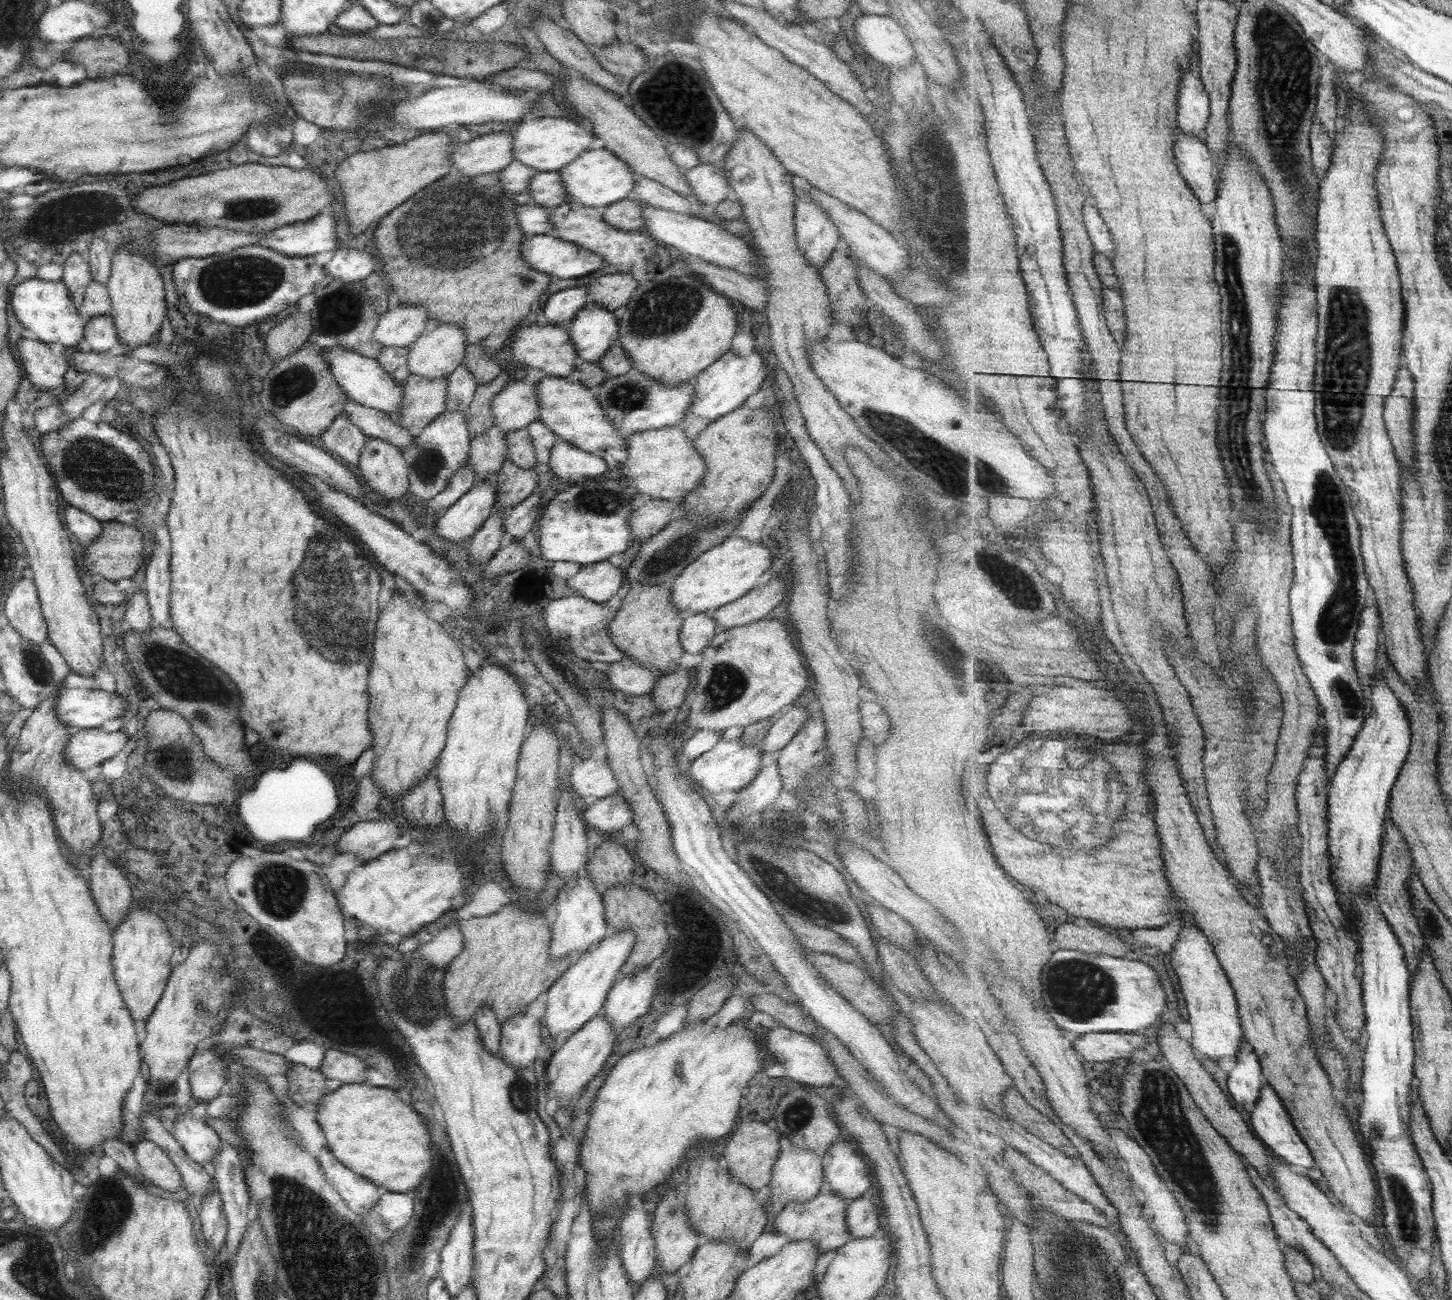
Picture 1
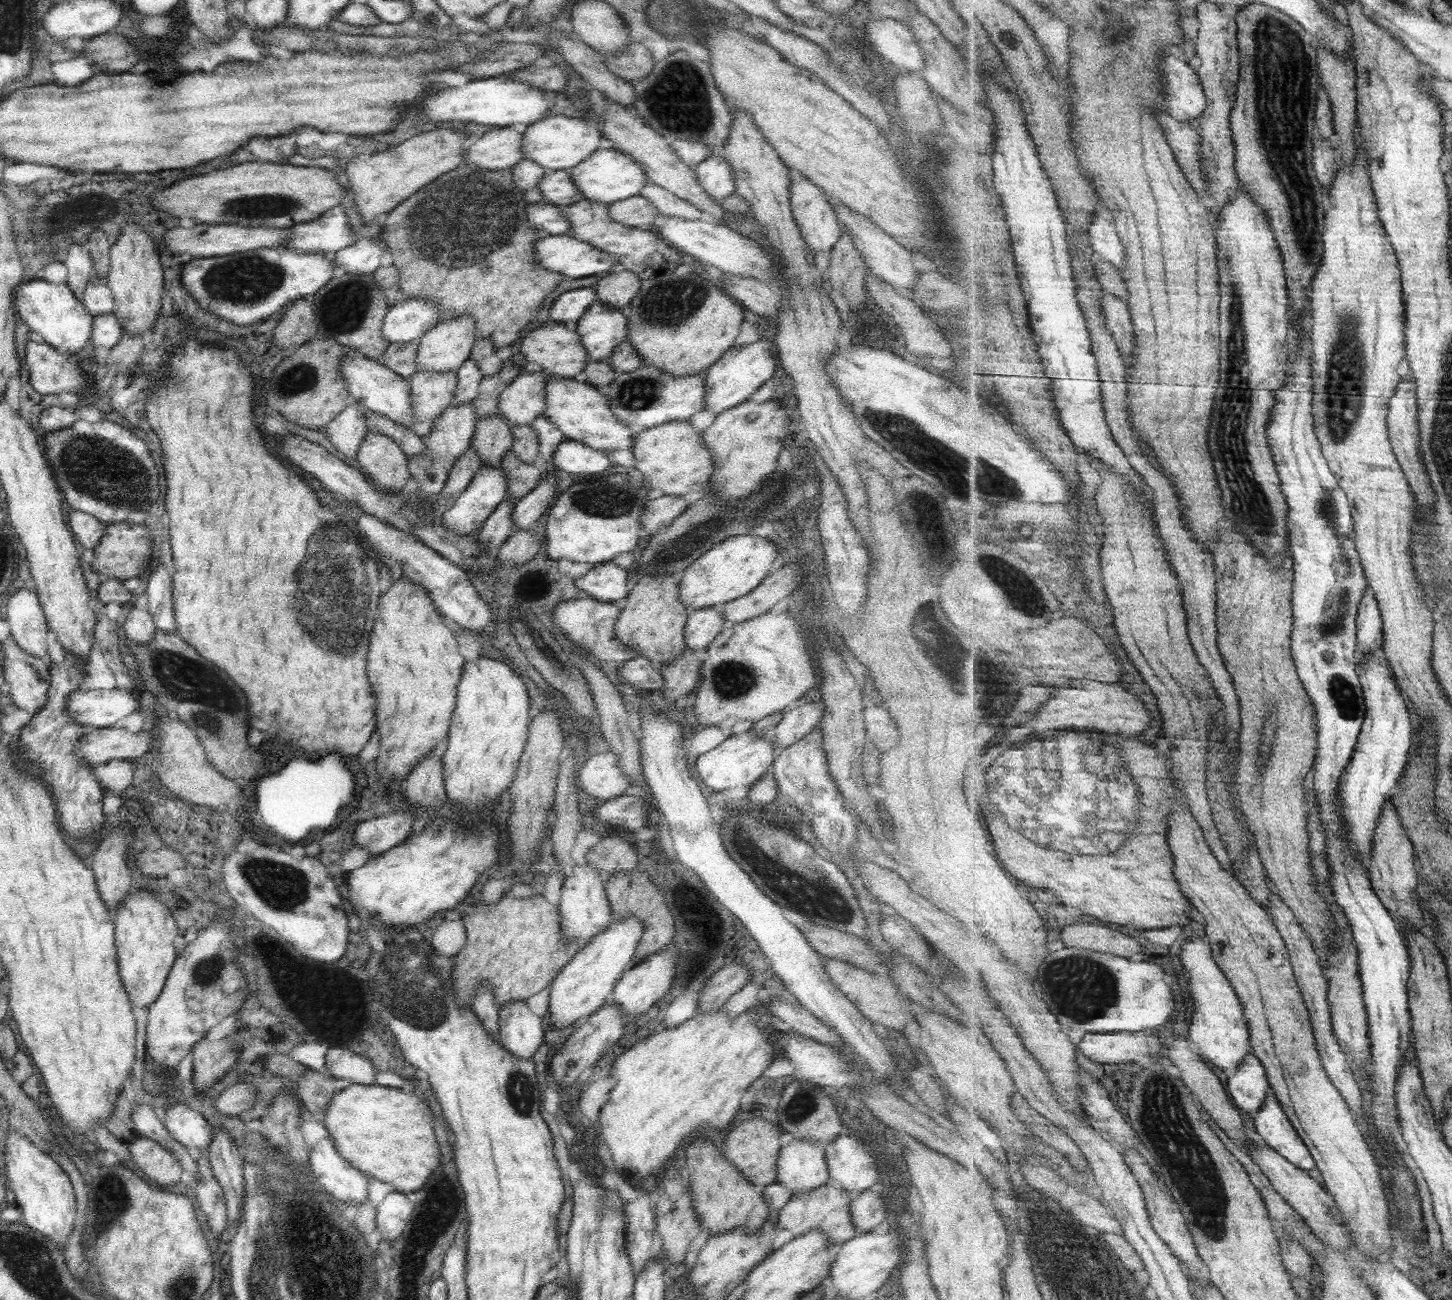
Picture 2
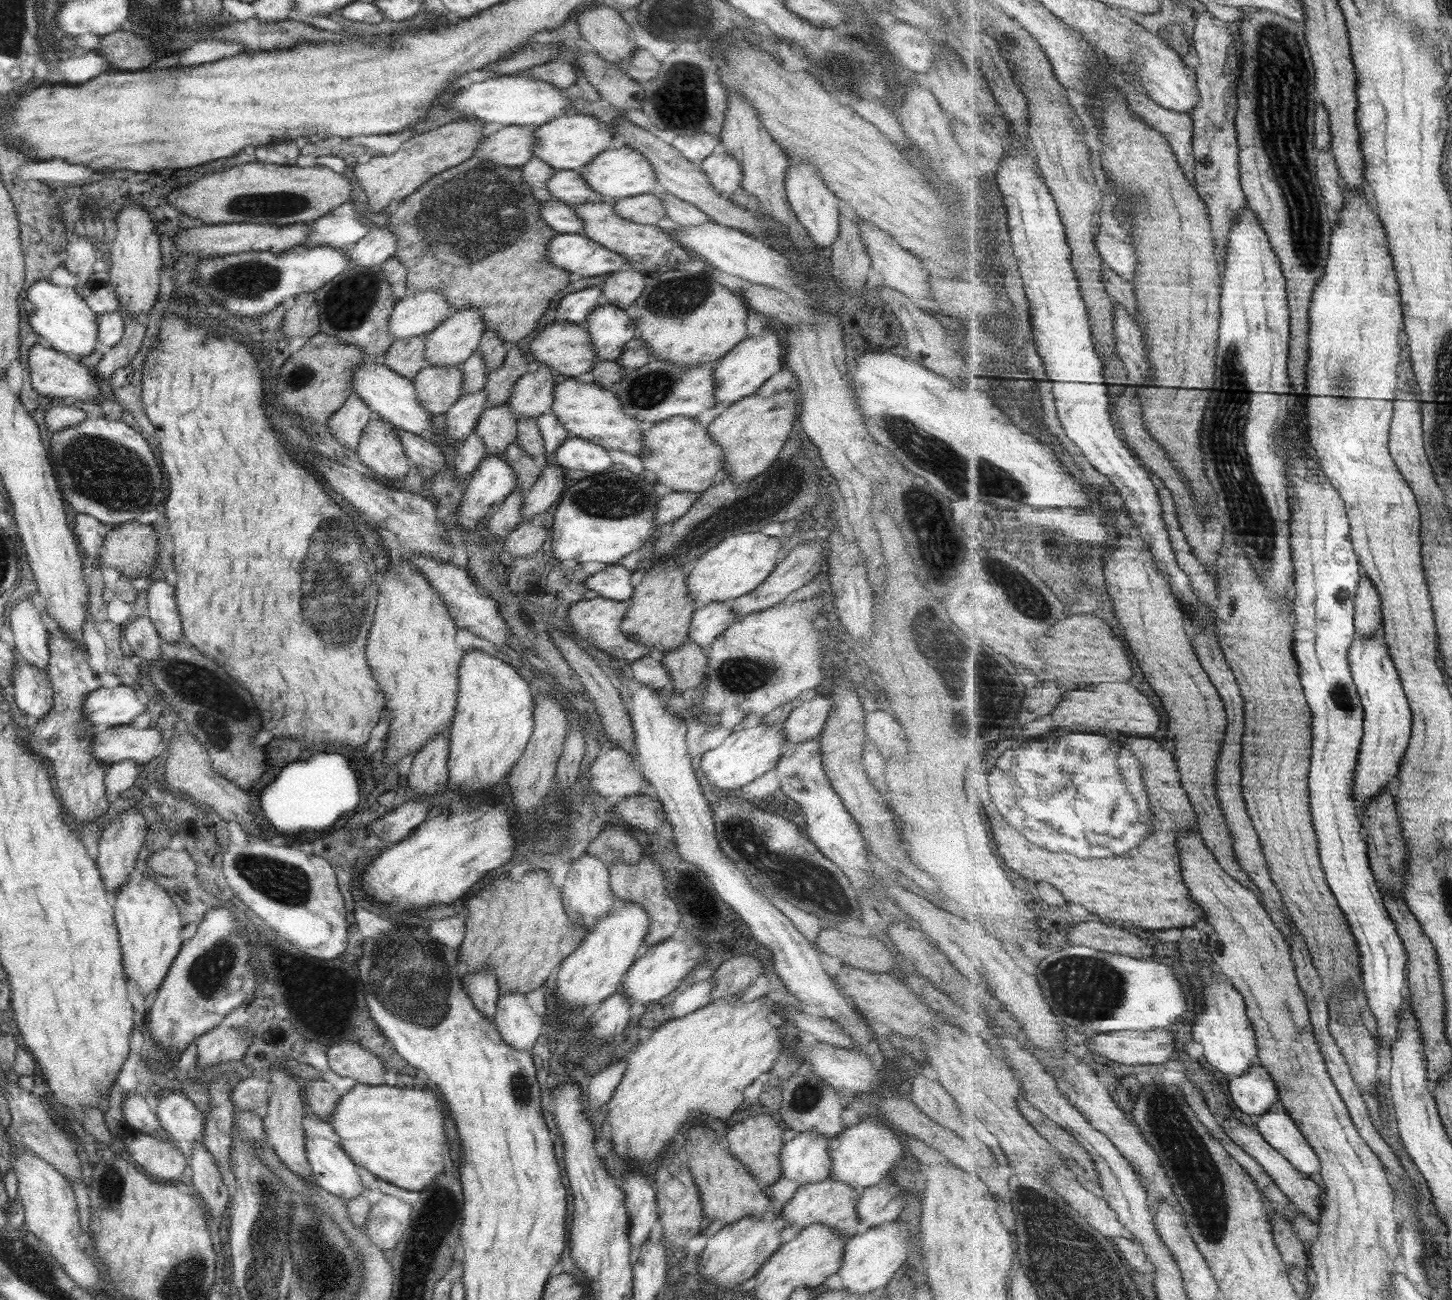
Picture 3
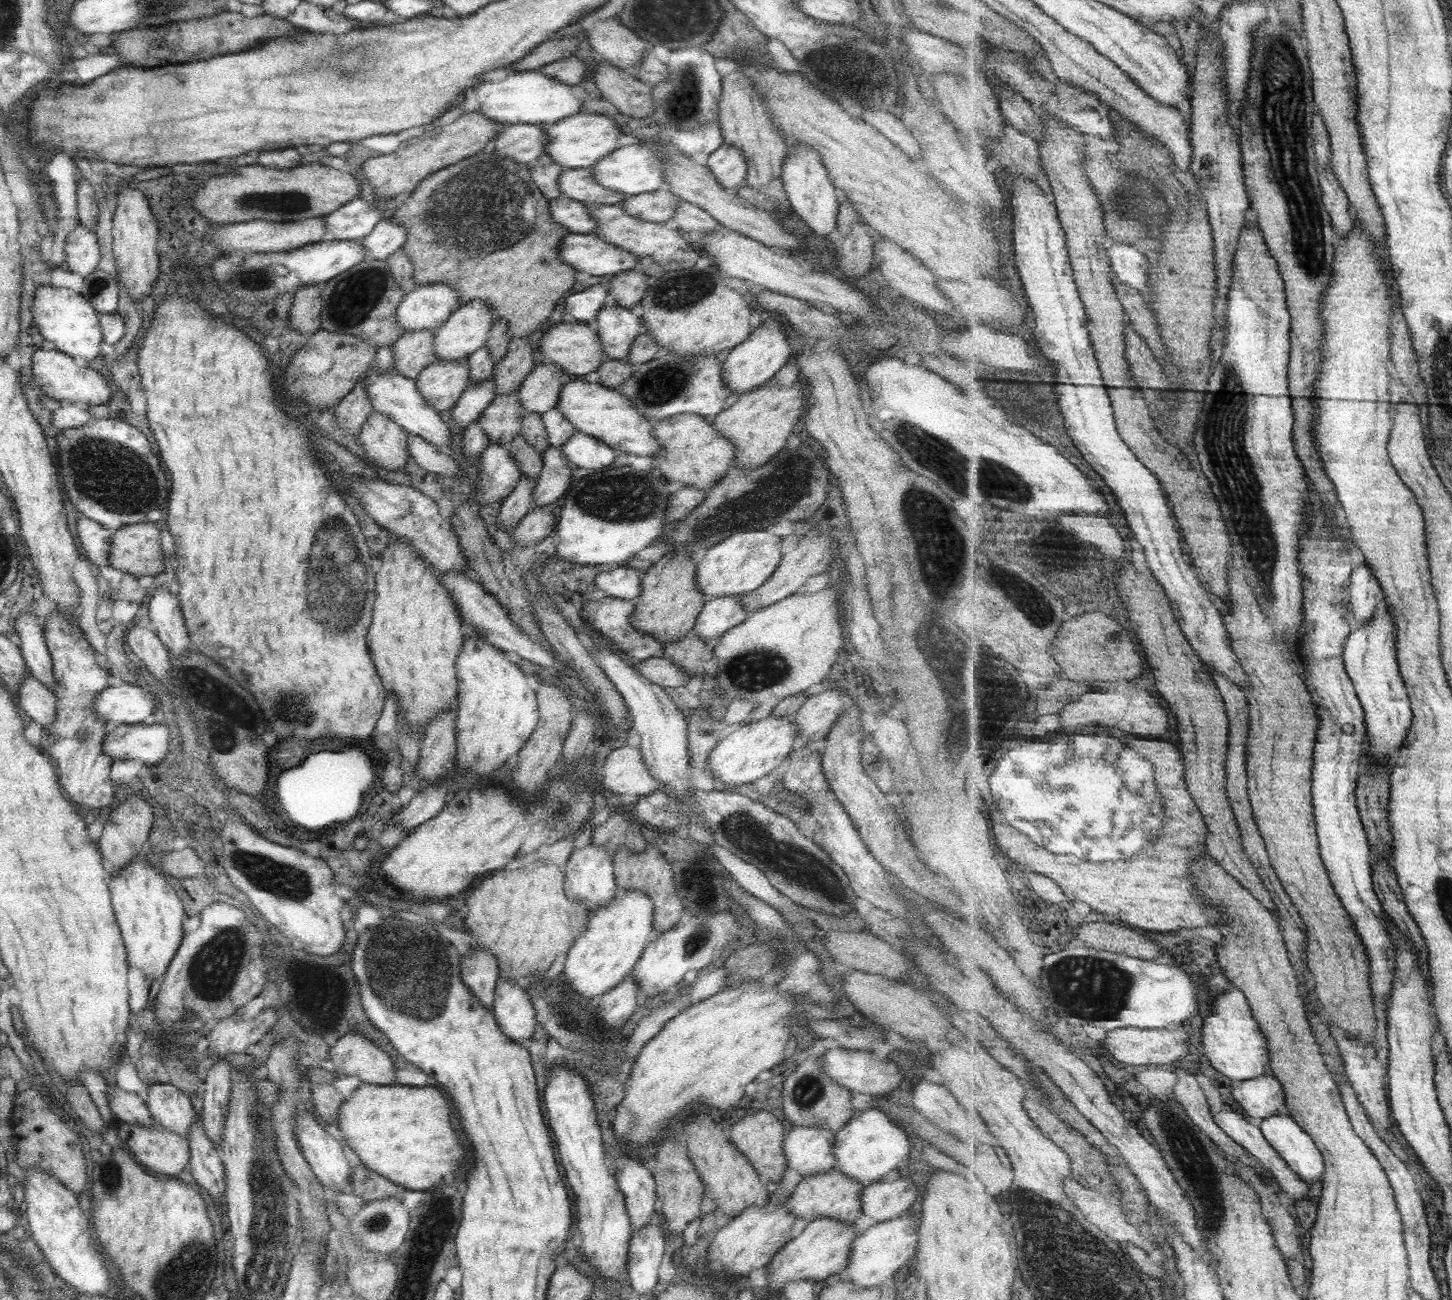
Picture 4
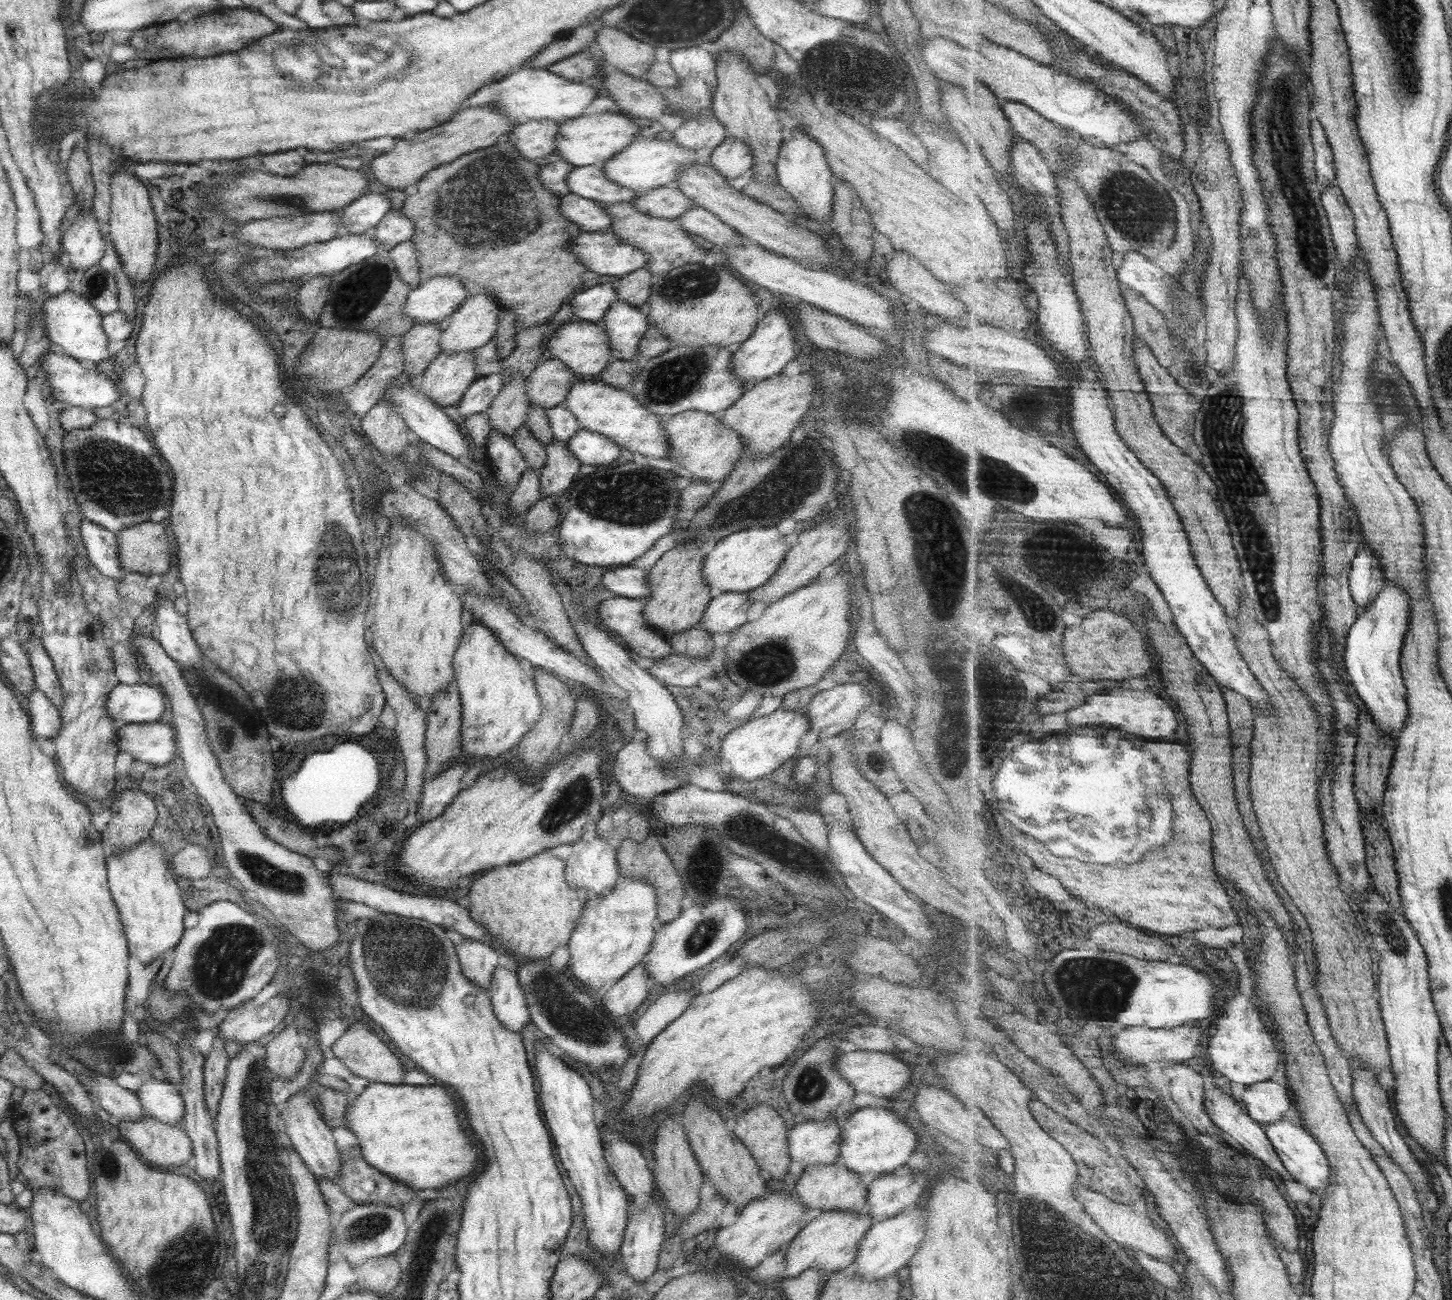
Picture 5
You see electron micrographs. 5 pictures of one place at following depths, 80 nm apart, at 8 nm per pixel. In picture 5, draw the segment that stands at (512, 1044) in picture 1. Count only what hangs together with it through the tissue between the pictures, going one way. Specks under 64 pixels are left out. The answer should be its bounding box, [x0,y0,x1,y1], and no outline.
[488,963,530,1033]

